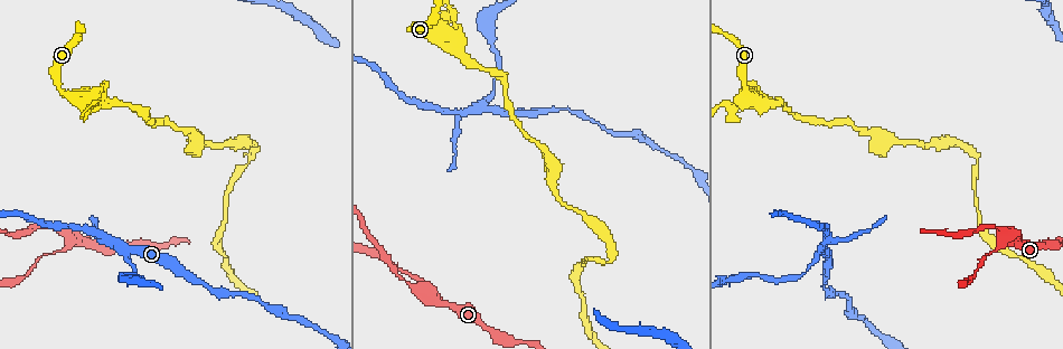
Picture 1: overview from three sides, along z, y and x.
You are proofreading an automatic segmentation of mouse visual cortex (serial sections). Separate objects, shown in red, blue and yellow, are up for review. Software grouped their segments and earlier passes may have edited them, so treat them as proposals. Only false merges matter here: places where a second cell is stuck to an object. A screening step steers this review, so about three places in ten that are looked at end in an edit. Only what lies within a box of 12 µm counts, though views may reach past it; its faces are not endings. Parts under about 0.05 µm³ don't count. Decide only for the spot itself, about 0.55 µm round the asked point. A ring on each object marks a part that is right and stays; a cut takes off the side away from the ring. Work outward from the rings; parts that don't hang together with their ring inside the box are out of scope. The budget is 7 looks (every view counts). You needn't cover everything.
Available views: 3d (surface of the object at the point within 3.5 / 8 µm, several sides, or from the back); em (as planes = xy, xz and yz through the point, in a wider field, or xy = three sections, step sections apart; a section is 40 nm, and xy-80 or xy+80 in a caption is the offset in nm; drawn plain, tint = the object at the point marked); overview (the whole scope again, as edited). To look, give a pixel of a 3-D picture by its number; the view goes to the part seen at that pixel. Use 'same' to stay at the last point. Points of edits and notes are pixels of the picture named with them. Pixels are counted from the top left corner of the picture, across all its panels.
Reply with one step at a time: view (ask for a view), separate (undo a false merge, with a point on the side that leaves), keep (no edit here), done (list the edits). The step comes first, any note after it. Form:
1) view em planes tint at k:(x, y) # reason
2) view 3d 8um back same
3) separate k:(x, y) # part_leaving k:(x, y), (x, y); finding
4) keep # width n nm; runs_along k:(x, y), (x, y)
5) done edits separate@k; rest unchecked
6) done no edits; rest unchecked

view 3d 3.5um at 1:(828, 240) # two arms in line, one across

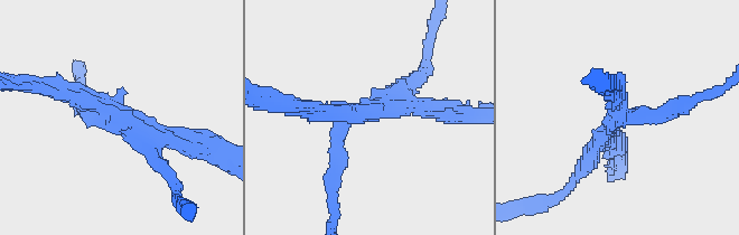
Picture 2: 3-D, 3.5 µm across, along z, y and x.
view em xy step 1 tint at 2:(107, 110) # now the EM

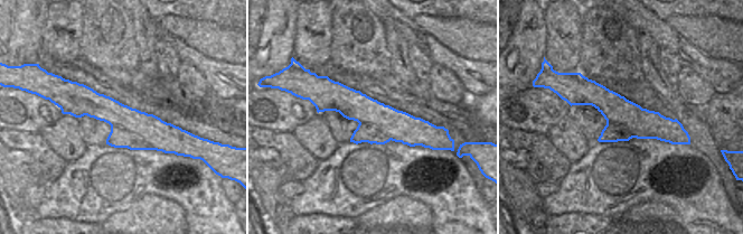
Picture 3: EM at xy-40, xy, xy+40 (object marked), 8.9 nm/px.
separate 2:(578, 172) # arm_widths 200, 200, 200 nm; a second cell is stuck on

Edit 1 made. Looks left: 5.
view 3d 8um at 1:(450, 30) # branch point

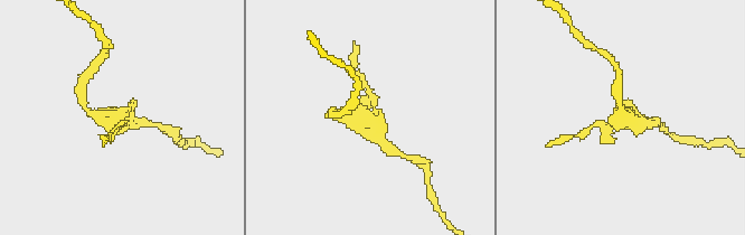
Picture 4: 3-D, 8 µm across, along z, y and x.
view 3d 3.5um at 4:(366, 114)

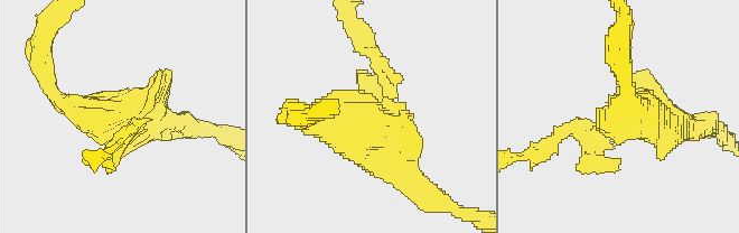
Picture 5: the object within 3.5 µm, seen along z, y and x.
view em xy step 5 tint at 5:(378, 117)

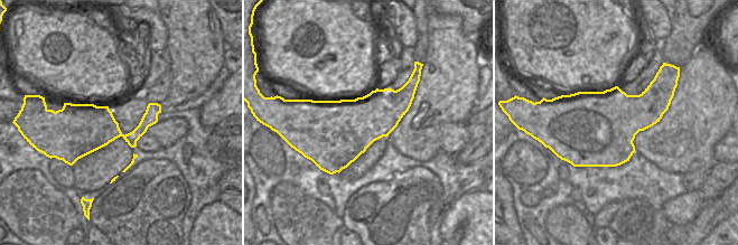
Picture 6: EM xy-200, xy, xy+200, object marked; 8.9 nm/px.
separate 5:(362, 78) # width 550 nm; part_leaving 5:(387, 94), (381, 59), (349, 37); a second cell is stuck on

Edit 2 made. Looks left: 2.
view 3d 3.5um at 1:(70, 234) # side arm on a straight run

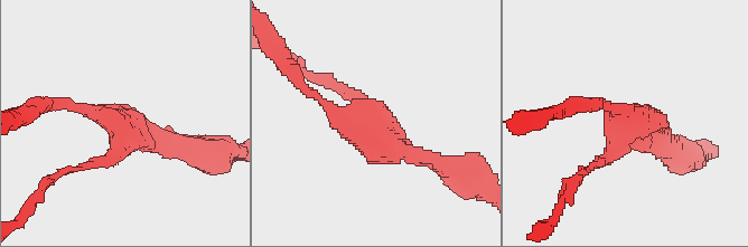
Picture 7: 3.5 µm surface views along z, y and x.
view em planes tint at 7:(378, 134) # arms 3; arm_widths 200, 200, 200 nm; now the EM

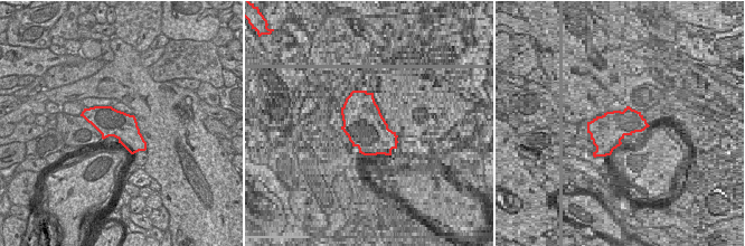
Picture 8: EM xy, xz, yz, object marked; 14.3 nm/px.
keep # all the same cell

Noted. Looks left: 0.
done edits separate@2, separate@5; rest unchecked

